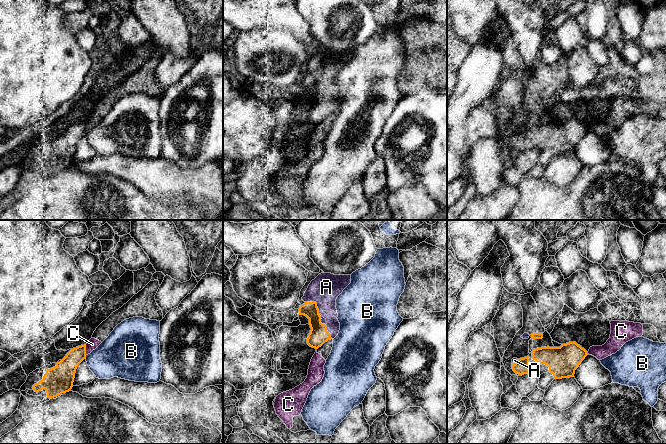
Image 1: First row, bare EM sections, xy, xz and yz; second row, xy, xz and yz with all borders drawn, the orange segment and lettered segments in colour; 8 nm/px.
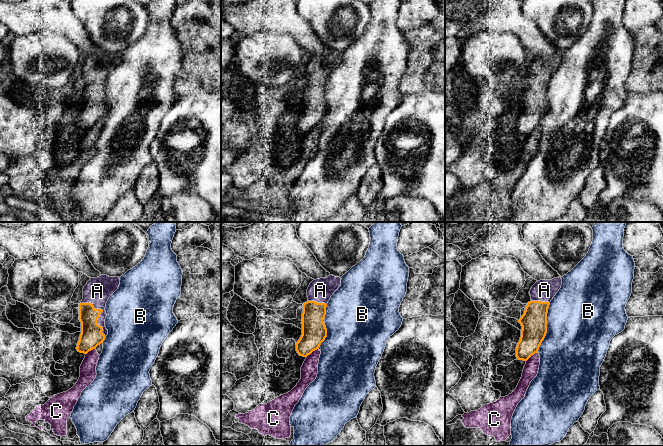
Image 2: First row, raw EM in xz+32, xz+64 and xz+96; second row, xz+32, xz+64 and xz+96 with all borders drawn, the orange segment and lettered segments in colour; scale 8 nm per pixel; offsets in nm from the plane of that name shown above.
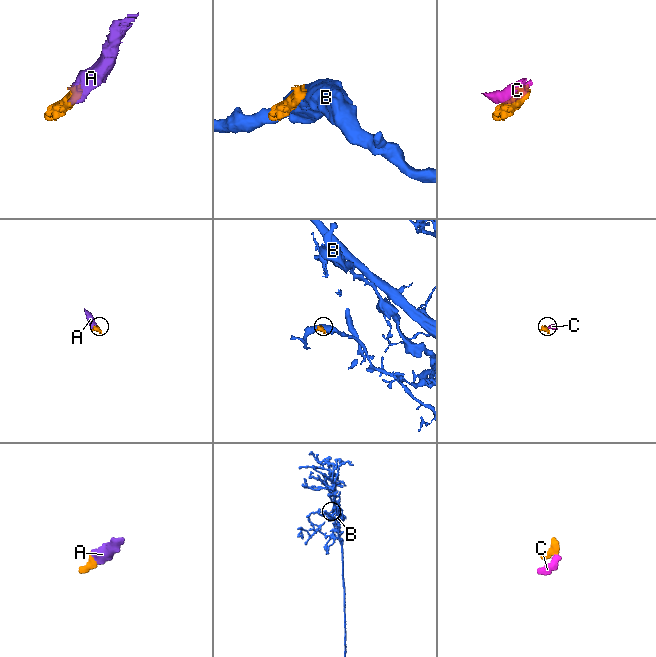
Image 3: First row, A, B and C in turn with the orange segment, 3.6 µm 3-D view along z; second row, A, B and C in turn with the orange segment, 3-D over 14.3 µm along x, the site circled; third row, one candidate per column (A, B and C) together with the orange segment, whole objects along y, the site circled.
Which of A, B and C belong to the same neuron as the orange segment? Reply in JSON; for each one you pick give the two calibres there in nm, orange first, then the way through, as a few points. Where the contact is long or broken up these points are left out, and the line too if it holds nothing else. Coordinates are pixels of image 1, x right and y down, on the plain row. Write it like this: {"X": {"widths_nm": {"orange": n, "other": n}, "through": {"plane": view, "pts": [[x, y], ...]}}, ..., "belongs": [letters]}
{"A": {"widths_nm": {"orange": 150, "other": 240}}, "belongs": ["A"]}

